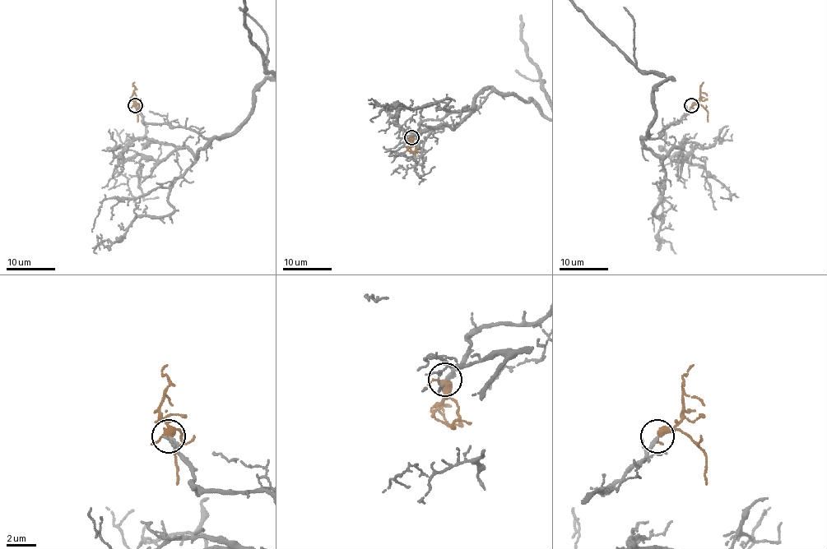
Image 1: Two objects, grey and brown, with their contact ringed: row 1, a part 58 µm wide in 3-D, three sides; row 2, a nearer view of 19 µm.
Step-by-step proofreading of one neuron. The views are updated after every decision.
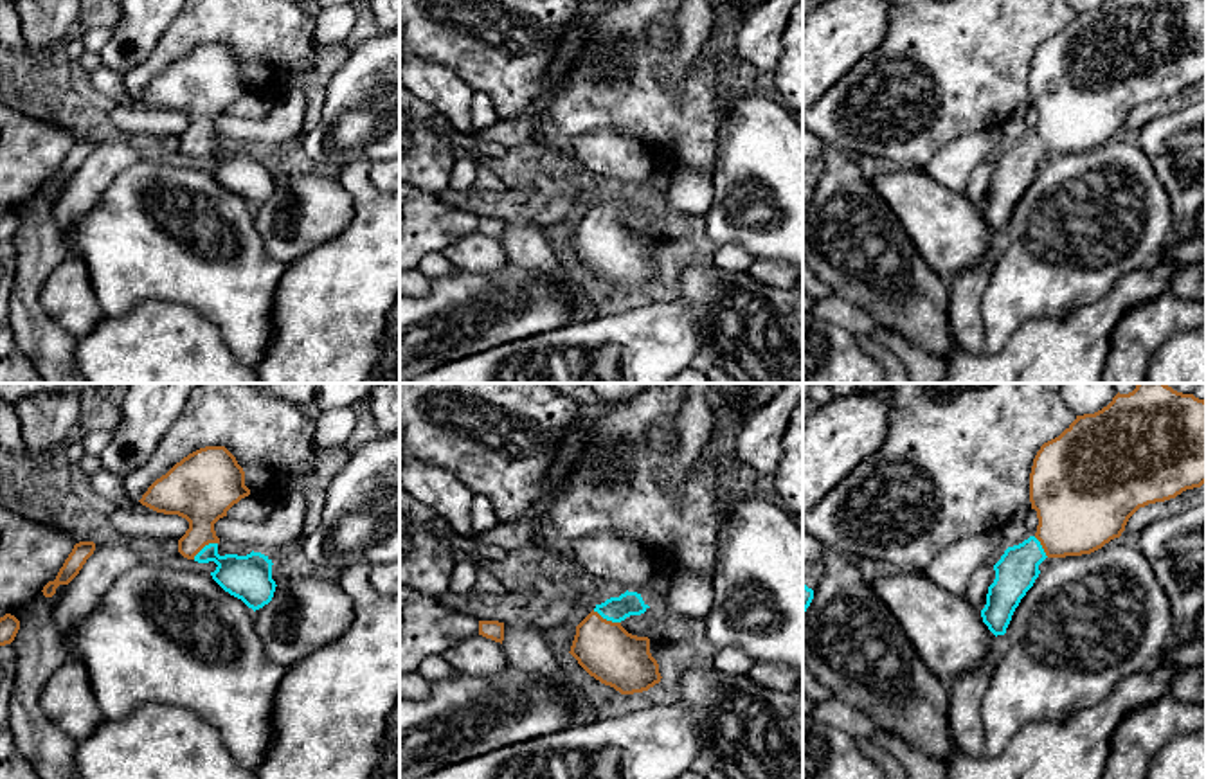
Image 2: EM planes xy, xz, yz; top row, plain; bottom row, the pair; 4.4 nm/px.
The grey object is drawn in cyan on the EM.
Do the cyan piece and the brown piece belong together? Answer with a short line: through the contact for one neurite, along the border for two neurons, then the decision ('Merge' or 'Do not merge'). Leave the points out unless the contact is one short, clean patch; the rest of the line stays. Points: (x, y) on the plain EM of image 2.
Line: xz (630, 200), (618, 205), (607, 216), (605, 247). Merge

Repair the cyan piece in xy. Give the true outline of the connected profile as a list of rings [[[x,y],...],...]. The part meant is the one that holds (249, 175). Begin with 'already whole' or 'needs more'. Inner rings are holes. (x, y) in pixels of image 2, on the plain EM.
needs more; [[[205,43],[157,76],[139,99],[157,110],[185,115],[189,126],[178,137],[178,149],[198,160],[214,158],[212,176],[256,209],[272,198],[277,184],[272,157],[254,148],[220,153],[214,128],[214,121],[248,92],[236,54],[225,43]]]

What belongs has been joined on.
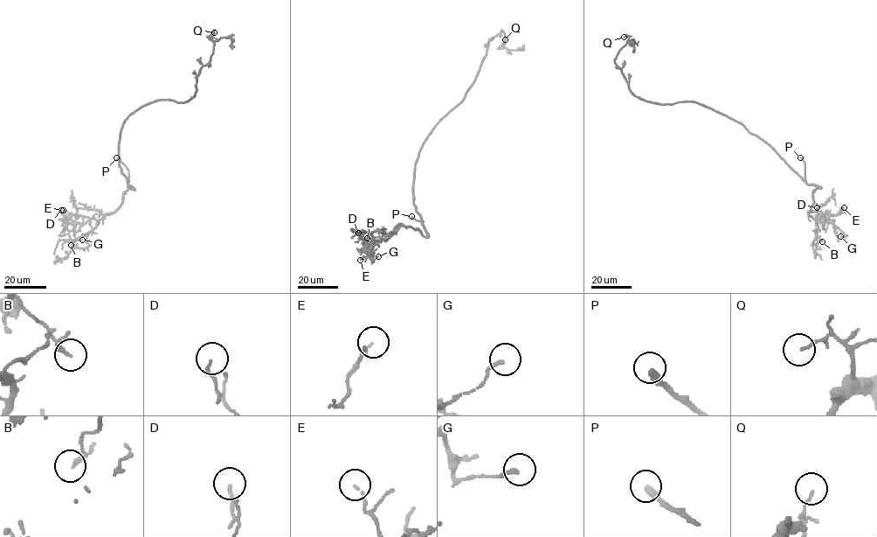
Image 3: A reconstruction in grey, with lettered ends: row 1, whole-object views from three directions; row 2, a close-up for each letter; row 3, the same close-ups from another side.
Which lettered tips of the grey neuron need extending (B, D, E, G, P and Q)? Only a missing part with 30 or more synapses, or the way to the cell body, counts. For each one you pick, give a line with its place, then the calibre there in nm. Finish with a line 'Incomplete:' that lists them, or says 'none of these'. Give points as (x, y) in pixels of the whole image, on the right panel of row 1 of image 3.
P: place (800, 157); calibre 240 nm
Incomplete: P

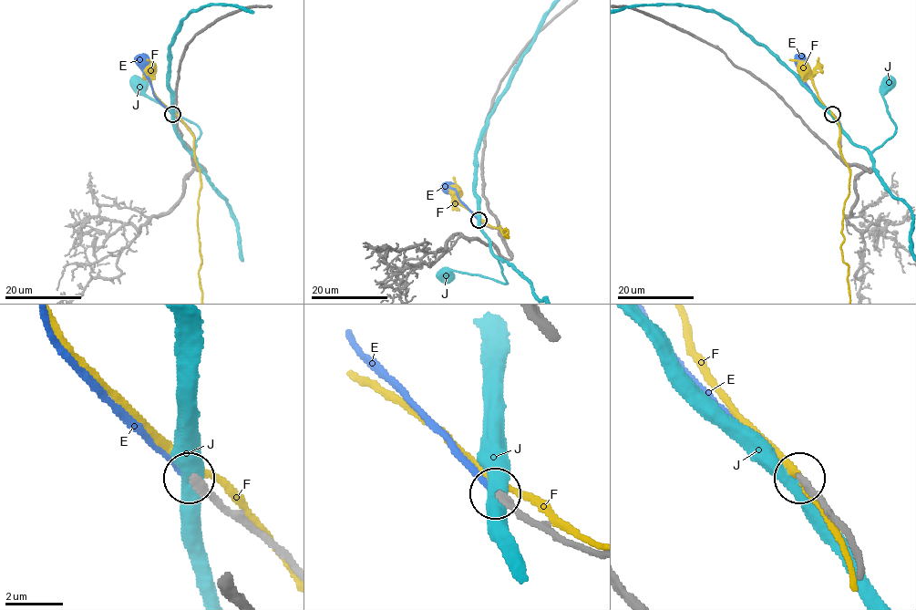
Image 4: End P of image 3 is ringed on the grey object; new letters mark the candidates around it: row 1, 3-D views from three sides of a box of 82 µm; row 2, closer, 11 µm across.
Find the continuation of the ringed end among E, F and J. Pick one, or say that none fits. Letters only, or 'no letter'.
E

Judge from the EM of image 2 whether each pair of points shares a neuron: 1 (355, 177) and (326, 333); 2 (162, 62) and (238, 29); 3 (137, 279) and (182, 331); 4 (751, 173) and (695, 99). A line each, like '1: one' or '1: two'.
1: one
2: one
3: two
4: two

